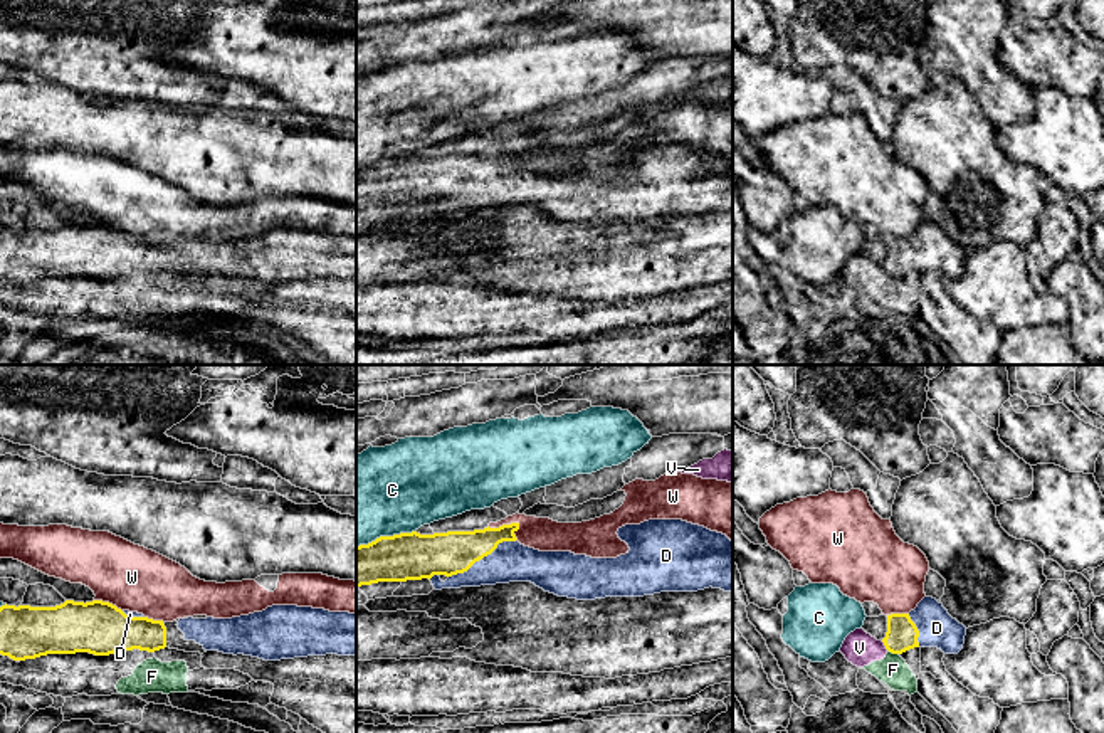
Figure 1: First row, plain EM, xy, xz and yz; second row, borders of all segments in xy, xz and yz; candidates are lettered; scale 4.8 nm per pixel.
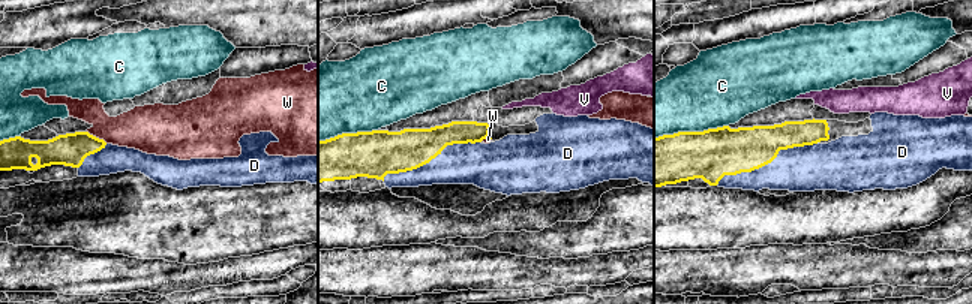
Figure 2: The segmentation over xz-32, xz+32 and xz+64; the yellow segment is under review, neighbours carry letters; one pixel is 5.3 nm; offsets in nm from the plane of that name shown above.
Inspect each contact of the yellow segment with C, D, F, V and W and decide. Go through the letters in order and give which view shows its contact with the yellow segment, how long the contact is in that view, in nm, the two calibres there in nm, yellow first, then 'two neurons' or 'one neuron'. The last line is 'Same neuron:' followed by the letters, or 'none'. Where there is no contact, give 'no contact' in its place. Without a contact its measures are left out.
C: contact in xz; length 300 nm; calibres 220 and 420 nm; two neurons
D: contact in xz; length 360 nm; calibres 200 and 190 nm; one neuron
F: contact in yz; length 60 nm; calibres 150 and 140 nm; two neurons
V: contact in yz; length 60 nm; calibres 150 and 160 nm; two neurons
W: contact in xz; length 160 nm; calibres 170 and 160 nm; two neurons
Same neuron: D

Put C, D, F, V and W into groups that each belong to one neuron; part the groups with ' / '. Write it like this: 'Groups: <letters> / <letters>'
Groups: C / D / F V / W

